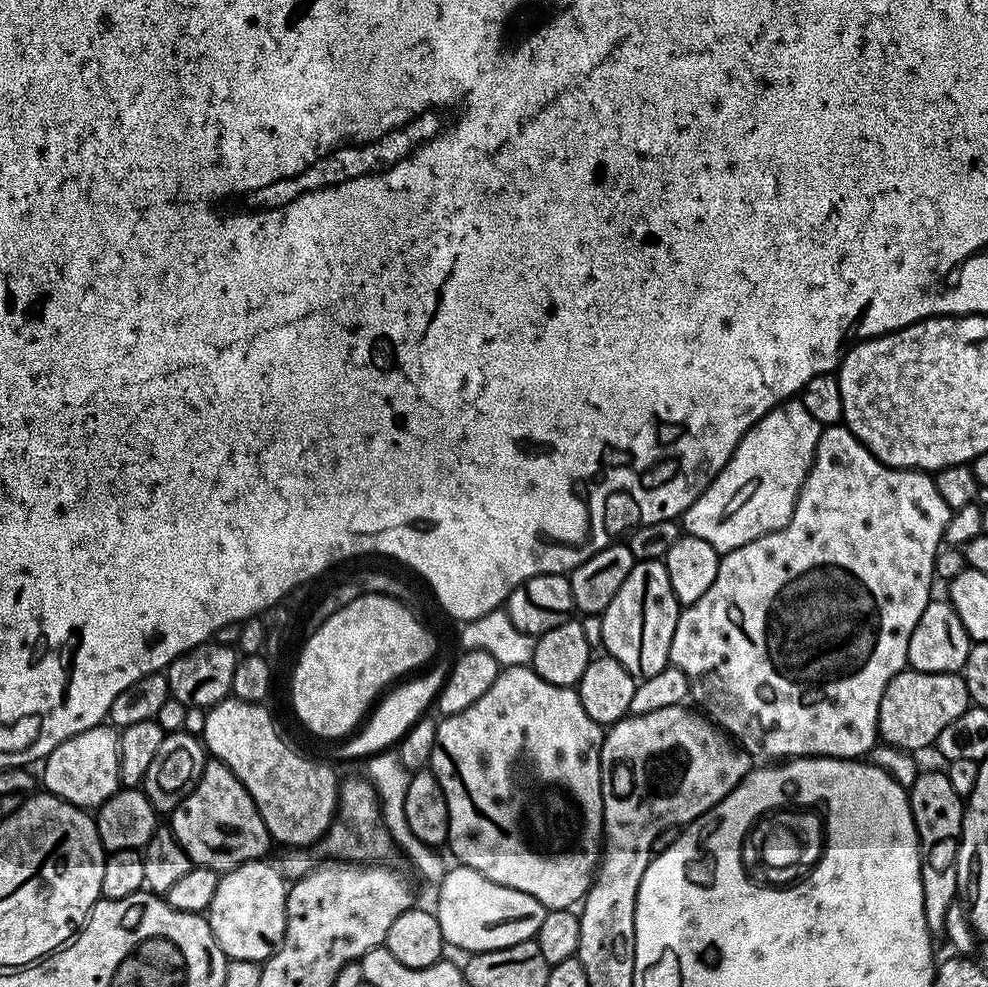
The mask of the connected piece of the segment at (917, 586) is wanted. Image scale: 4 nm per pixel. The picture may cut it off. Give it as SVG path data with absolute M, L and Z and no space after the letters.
M843 423L827 425L818 438L812 468L800 488L787 526L754 538L754 542L746 542L746 546L738 546L738 550L723 553L710 590L680 613L678 626L674 626L674 642L670 642L668 658L671 667L686 674L691 699L696 699L695 707L753 758L833 756L836 760L854 760L867 757L878 744L878 706L882 706L882 694L886 694L889 682L899 672L905 671L910 634L914 634L914 626L918 626L922 610L926 610L928 601L933 599L936 554L945 543L944 532L952 514L953 509L942 502L942 494L938 494L936 481L929 473L886 466L874 458L874 454L870 454L866 445Z

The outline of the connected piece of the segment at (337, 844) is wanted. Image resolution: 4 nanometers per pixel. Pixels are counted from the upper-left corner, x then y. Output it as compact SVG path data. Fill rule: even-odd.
M363 775L352 776L348 781L340 784L340 801L336 803L336 819L332 821L326 839L323 841L324 856L334 860L346 860L358 864L369 862L384 862L388 855L394 852L394 845L386 826L382 822L380 813L380 803L376 800L376 791L372 789L372 784Z

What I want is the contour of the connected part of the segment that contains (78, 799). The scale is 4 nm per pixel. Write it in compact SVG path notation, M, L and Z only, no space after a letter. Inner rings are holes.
M97 726L66 738L66 742L62 742L49 756L44 757L42 767L44 767L42 788L44 784L43 791L45 793L54 795L59 800L65 800L85 810L99 808L122 787L120 783L120 738L117 729L112 726Z

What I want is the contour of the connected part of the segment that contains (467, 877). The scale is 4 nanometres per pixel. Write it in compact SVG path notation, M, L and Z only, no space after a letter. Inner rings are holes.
M455 867L445 871L442 882L435 889L434 911L438 926L442 926L445 944L453 944L471 954L502 950L536 937L546 911L538 898L530 898L530 894L522 894L522 890L510 890L510 886L490 882L490 878L478 874L478 870L473 868Z

